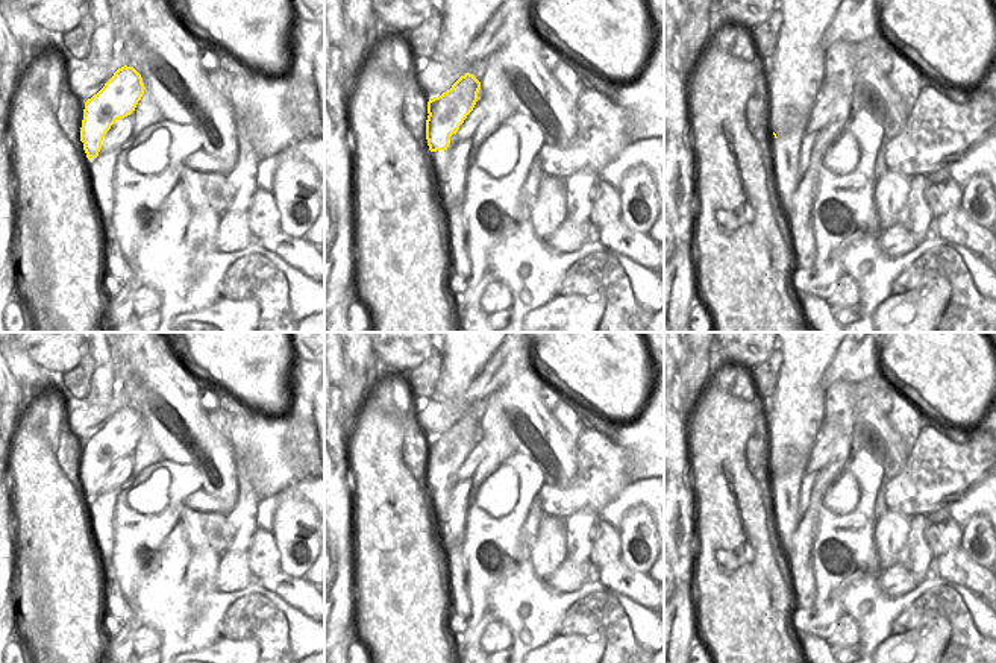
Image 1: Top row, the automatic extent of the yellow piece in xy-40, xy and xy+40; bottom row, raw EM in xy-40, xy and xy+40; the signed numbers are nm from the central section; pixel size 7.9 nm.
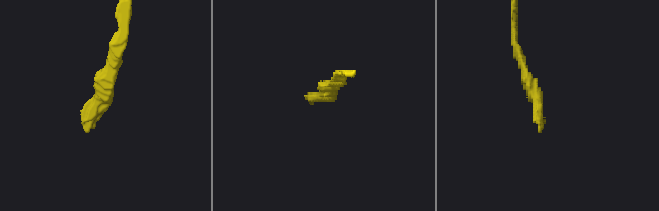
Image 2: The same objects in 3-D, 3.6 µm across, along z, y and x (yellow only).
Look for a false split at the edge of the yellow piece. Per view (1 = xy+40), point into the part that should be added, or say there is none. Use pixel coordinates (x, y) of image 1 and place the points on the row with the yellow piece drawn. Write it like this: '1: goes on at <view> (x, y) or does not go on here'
1: does not go on here

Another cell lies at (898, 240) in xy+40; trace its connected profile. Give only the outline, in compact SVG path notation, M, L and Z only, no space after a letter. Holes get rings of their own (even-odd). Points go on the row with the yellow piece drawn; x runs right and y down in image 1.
M900 223L878 234L878 244L890 258L899 258L917 247L913 234Z

